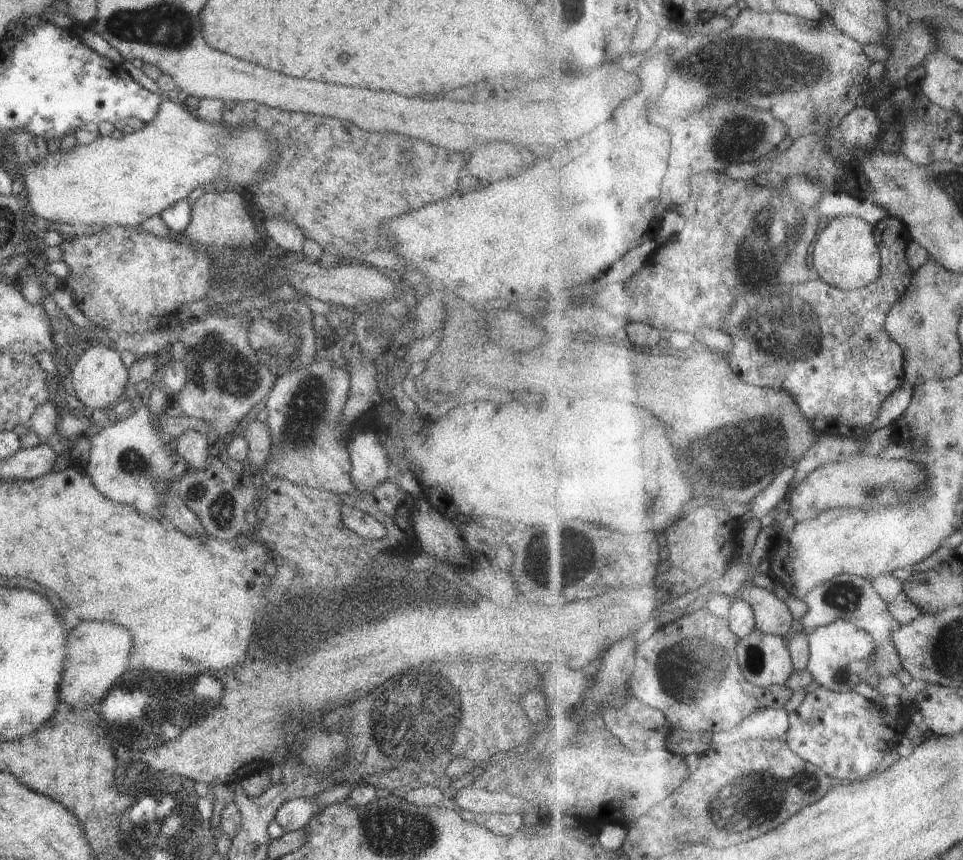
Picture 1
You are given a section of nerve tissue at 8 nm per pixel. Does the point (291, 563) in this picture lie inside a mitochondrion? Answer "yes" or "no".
no

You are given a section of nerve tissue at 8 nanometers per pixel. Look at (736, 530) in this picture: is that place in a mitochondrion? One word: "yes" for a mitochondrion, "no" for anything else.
no

